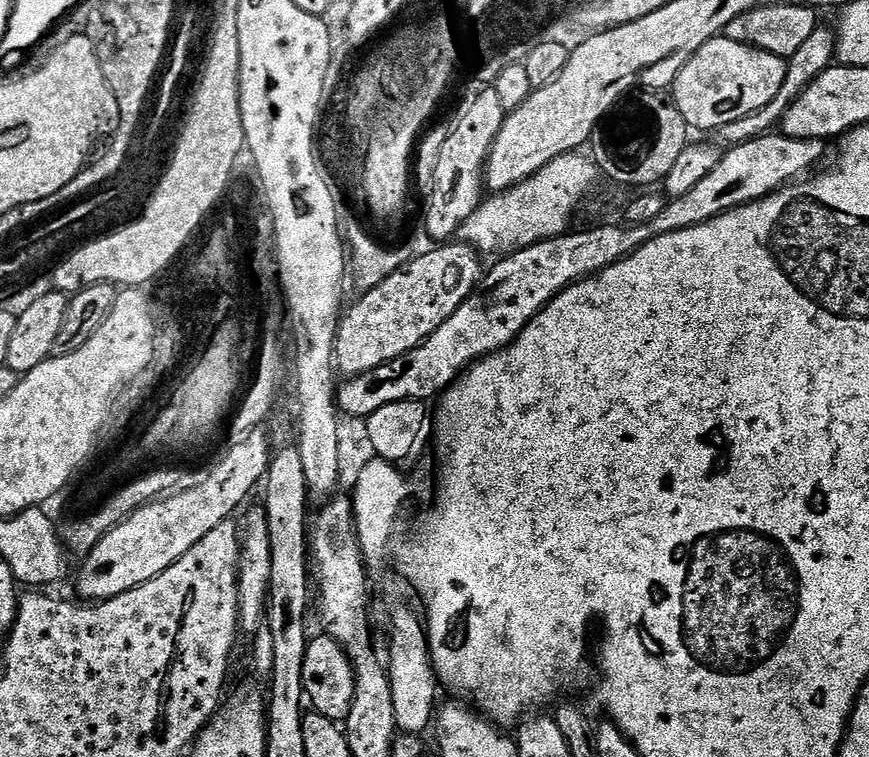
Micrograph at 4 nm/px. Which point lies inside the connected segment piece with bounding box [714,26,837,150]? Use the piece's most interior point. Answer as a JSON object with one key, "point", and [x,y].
{"point":[818,54]}

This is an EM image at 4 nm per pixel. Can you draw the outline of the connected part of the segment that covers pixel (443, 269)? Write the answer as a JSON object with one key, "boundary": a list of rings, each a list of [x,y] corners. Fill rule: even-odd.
{"boundary":[[[454,242],[441,243],[433,252],[424,252],[421,256],[413,255],[397,272],[387,276],[378,286],[367,289],[361,295],[364,297],[357,304],[352,304],[349,308],[347,305],[346,311],[338,320],[336,359],[334,361],[337,369],[345,377],[360,376],[364,372],[374,370],[414,350],[418,345],[424,343],[427,336],[434,334],[434,330],[438,330],[438,326],[442,326],[442,322],[446,322],[446,318],[450,318],[450,314],[454,314],[458,306],[462,306],[467,296],[477,290],[482,277],[481,257],[476,248],[470,244],[452,243]]]}

